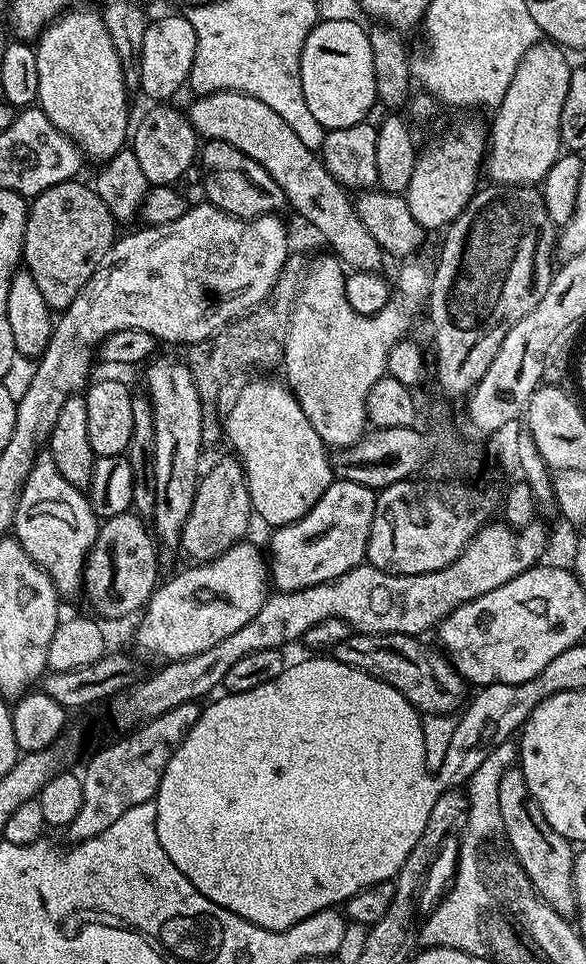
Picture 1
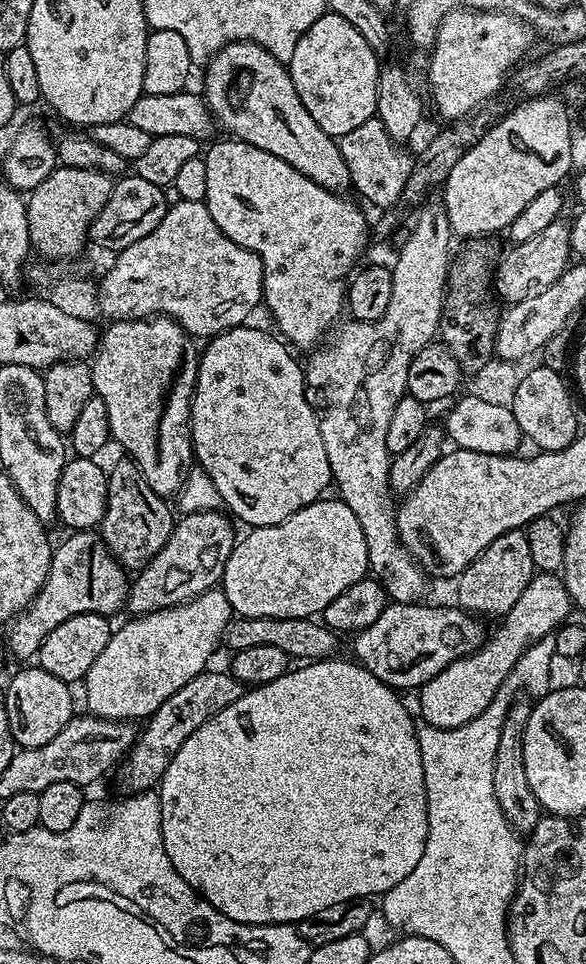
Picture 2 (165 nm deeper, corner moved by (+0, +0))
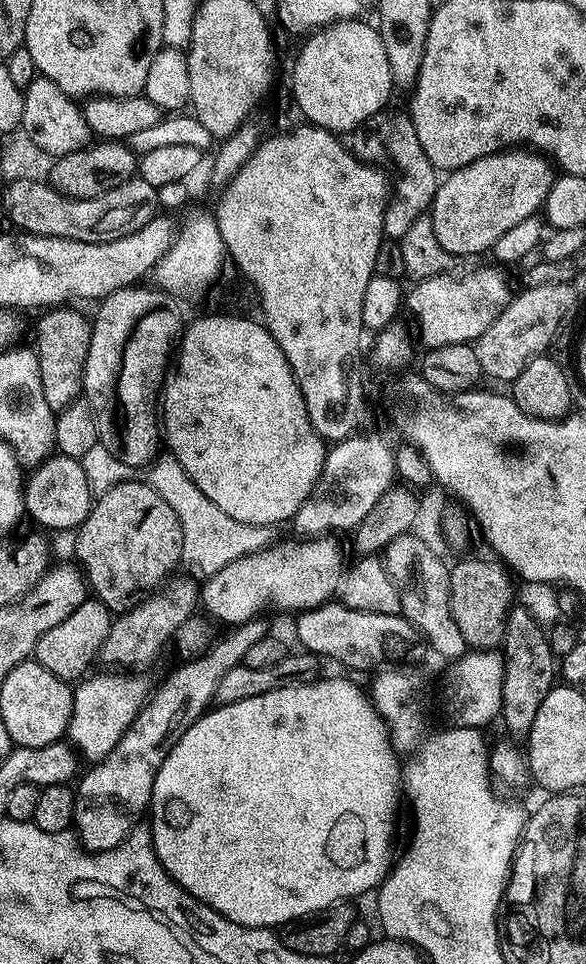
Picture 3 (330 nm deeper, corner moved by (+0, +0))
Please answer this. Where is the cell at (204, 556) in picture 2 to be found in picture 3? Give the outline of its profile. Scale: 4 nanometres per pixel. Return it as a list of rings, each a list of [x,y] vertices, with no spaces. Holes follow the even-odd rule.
[[[173,579],[171,583],[167,585],[163,590],[157,591],[155,594],[149,595],[147,598],[140,601],[139,604],[136,605],[136,607],[131,608],[129,612],[117,615],[115,619],[112,621],[112,625],[110,626],[110,630],[106,634],[106,642],[102,642],[102,646],[100,647],[100,654],[98,657],[99,663],[102,665],[109,664],[109,669],[112,670],[118,670],[114,668],[148,668],[151,666],[152,663],[155,662],[156,659],[160,656],[160,651],[164,648],[164,643],[171,641],[173,637],[175,637],[176,631],[181,628],[184,624],[188,623],[189,620],[193,619],[194,613],[192,612],[195,610],[195,608],[198,608],[198,588],[197,585],[192,585],[191,582],[193,581],[191,579],[188,580],[176,580]]]

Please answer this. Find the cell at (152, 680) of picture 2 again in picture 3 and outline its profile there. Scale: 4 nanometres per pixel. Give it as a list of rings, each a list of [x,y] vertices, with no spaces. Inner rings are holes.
[[[114,674],[108,675],[112,676],[89,675],[83,682],[75,685],[72,693],[72,717],[68,723],[66,736],[70,741],[71,747],[81,757],[84,755],[88,759],[88,762],[104,760],[106,754],[110,754],[110,750],[114,750],[114,746],[122,738],[122,734],[126,734],[130,722],[134,722],[134,718],[140,713],[140,707],[144,705],[146,699],[145,693],[140,693],[140,684],[138,681],[116,678],[114,676],[117,675]]]

